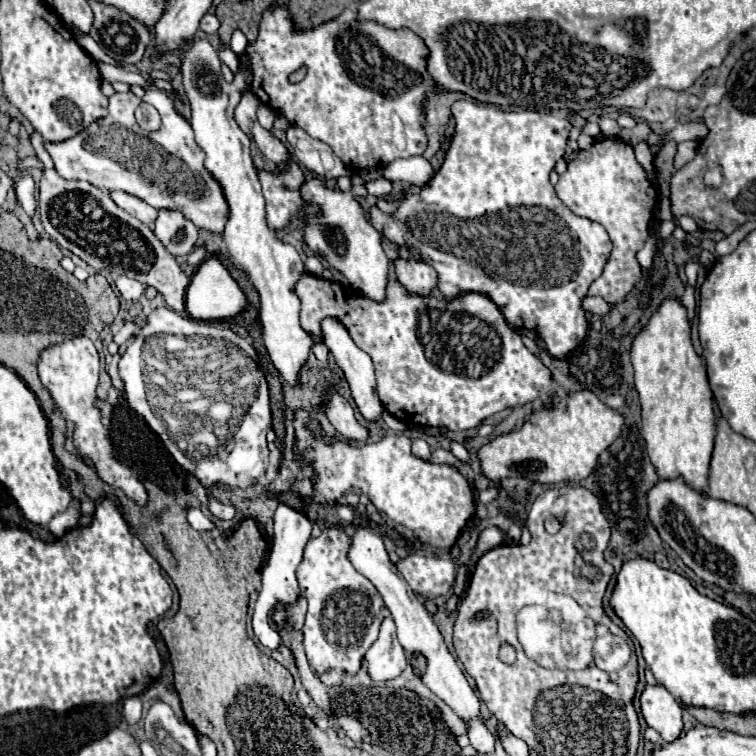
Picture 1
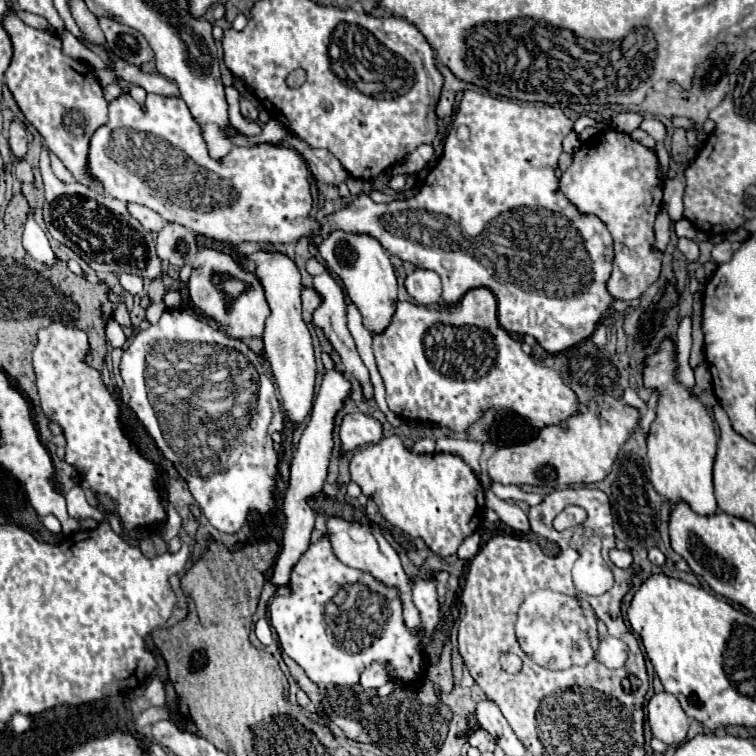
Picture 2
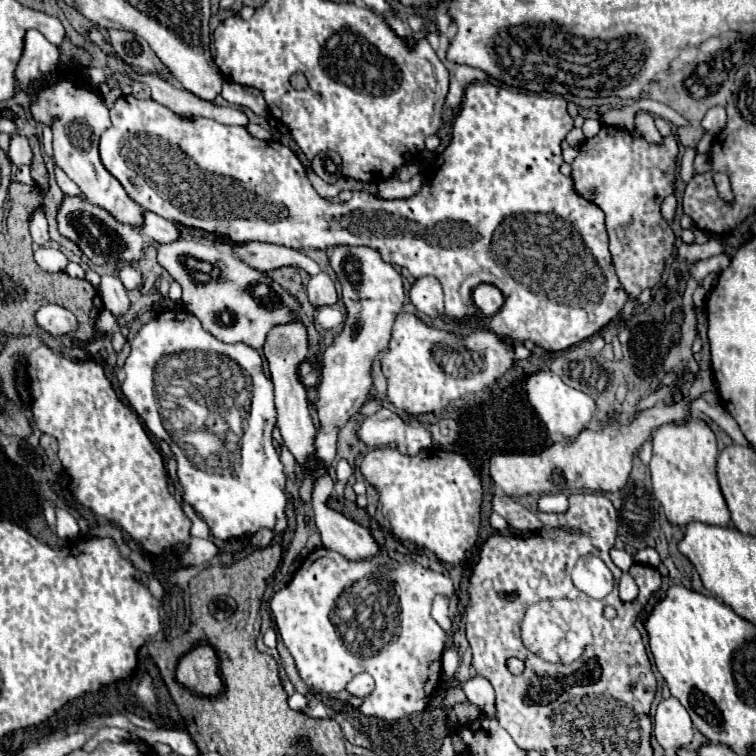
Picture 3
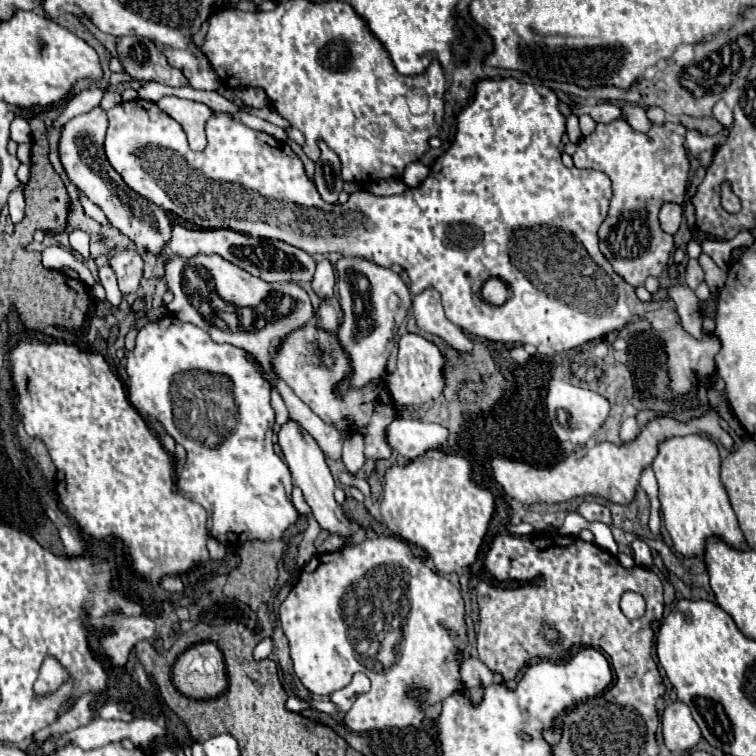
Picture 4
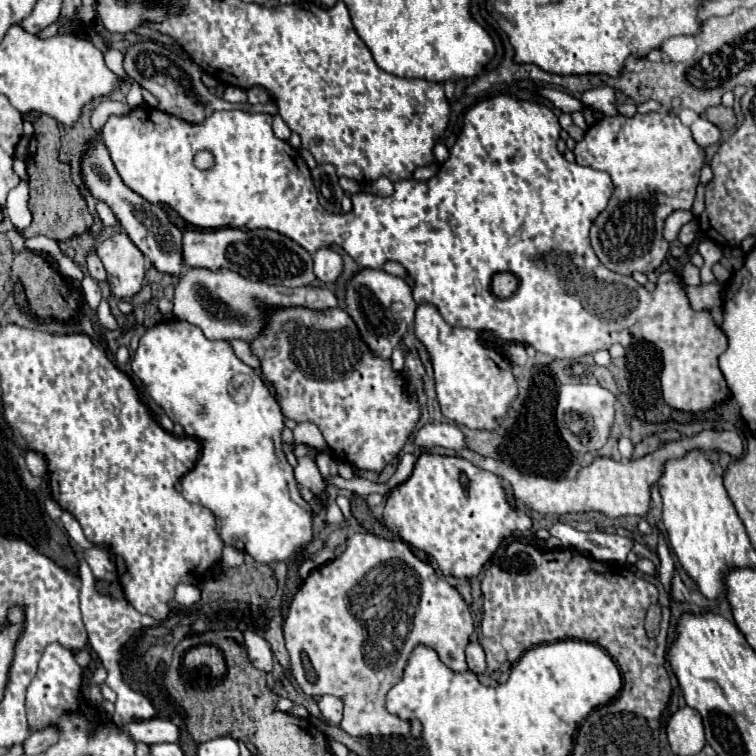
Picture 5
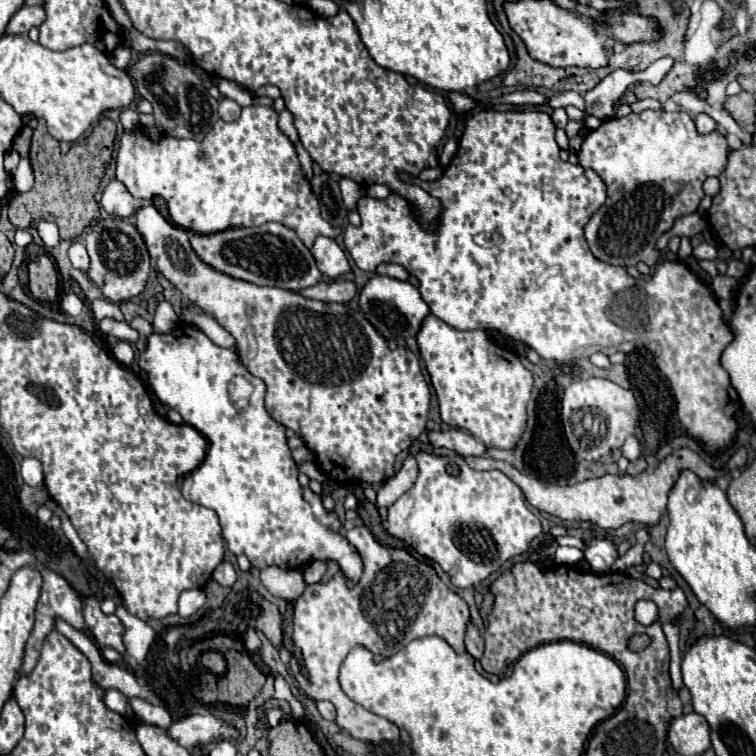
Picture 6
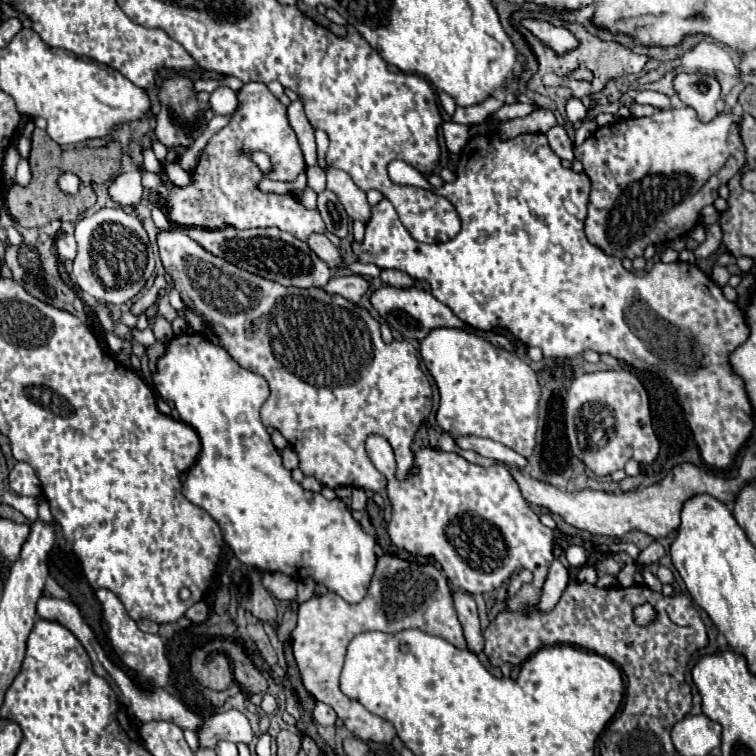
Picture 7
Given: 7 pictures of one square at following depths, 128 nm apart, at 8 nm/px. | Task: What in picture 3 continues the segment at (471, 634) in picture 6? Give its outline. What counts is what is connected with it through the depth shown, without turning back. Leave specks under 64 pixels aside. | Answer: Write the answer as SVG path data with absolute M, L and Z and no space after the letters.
M474 676L470 678L466 684L462 684L468 700L480 710L482 716L486 716L488 720L494 720L496 718L496 694L494 694L494 688L488 684L488 680L480 678L480 676Z

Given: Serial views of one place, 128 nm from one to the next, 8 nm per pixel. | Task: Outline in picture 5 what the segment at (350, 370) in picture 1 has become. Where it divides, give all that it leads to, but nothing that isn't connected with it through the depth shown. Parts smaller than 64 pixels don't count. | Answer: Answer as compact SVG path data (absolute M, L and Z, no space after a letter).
M322 248L314 254L314 274L322 284L336 282L342 272L342 258L332 248Z

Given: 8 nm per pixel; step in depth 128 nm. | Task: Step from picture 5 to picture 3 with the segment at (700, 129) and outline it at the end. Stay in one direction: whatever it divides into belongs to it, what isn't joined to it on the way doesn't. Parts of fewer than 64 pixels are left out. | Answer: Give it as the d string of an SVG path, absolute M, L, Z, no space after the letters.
M686 148L682 160L680 160L680 178L682 182L690 182L690 178L694 176L694 156L696 156L696 150L694 148Z

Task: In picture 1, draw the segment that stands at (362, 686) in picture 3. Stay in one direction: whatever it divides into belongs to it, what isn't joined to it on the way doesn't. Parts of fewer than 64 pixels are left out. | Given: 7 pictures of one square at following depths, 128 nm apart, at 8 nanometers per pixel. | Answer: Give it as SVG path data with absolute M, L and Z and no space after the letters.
M386 616L380 634L372 648L366 652L368 658L368 674L376 682L392 680L406 668L406 656L400 648L400 642L396 640L396 626L392 616Z

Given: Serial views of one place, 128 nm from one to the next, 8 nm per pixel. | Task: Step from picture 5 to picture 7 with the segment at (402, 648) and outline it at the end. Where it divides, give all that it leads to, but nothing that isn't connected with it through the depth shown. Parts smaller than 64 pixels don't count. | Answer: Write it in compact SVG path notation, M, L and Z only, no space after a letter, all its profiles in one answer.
M378 556L376 572L372 576L368 594L358 604L348 604L340 596L328 592L322 596L312 596L298 606L298 622L292 630L292 648L296 650L296 662L302 674L306 690L320 702L334 708L338 720L364 742L390 742L396 730L390 730L390 722L376 714L356 714L356 702L346 698L338 688L340 670L344 664L346 646L356 634L362 632L386 632L396 634L406 628L418 628L426 634L440 636L464 650L466 640L458 614L454 608L452 592L448 588L446 576L432 564L418 566L398 556Z

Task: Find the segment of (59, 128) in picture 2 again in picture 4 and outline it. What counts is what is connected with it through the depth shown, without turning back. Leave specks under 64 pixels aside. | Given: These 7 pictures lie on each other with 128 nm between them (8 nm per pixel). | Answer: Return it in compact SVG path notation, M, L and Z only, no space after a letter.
M96 106L94 110L80 114L72 118L66 126L62 126L60 134L60 144L58 144L58 154L60 162L72 180L72 184L84 192L110 220L112 226L116 226L122 234L126 234L138 248L150 250L154 254L160 254L164 248L164 240L168 240L168 228L170 220L164 214L164 210L156 208L152 202L144 200L140 194L132 192L120 174L108 164L104 156L104 134L108 128L108 118L106 110Z

